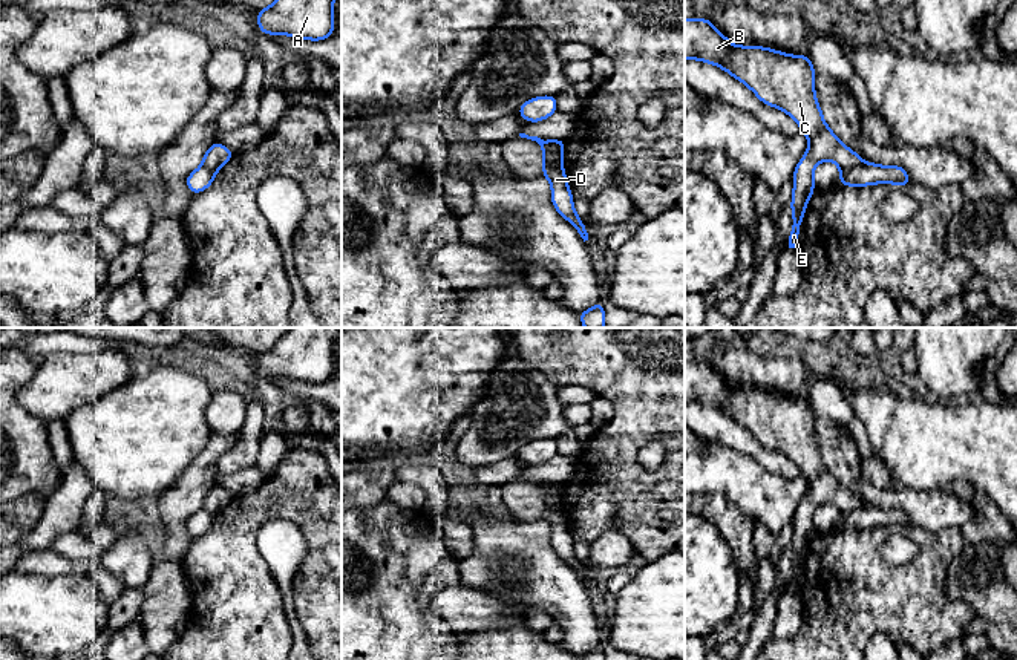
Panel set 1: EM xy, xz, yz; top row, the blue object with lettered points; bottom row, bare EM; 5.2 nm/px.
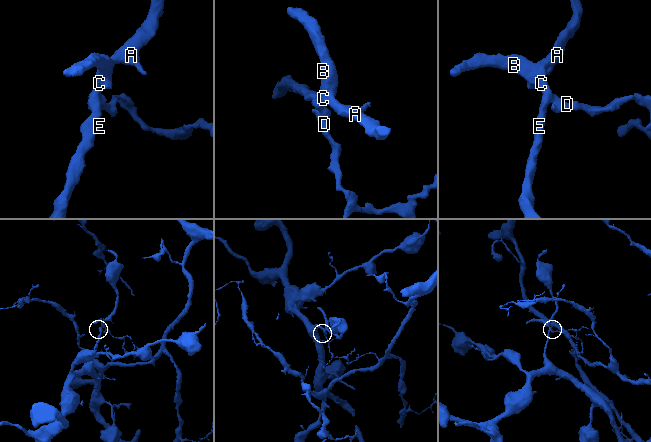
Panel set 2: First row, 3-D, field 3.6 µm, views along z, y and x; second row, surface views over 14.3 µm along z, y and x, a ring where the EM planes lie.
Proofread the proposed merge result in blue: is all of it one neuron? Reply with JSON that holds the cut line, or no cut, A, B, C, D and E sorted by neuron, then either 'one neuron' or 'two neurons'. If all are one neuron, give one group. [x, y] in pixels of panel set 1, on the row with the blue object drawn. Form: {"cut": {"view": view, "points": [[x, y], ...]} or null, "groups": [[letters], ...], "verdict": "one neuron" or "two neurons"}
{"cut": {"view": "yz", "points": [[861, 161], [841, 170]]}, "groups": [["A", "B", "C", "E"], ["D"]], "verdict": "two neurons"}

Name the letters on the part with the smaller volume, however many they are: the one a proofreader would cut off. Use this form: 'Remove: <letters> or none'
Remove: D

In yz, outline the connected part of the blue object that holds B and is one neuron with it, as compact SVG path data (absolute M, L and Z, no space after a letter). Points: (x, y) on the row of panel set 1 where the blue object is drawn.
M694 17L685 18L685 60L691 58L715 64L731 74L746 84L764 106L778 107L792 116L798 123L801 133L809 138L809 149L793 170L793 193L790 202L793 225L789 236L789 248L795 248L806 205L816 188L813 182L815 165L821 161L833 161L841 170L845 170L862 162L861 156L845 147L824 121L819 103L815 96L816 72L810 57L787 55L763 46L735 46L706 17Z

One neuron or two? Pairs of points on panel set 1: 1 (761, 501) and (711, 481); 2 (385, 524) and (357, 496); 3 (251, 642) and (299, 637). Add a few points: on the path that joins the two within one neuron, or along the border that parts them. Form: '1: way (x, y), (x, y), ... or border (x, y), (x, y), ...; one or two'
1: way (749, 489), (742, 481), (723, 481); one
2: border (385, 498), (376, 504), (357, 509); two
3: border (284, 602), (293, 643); two

